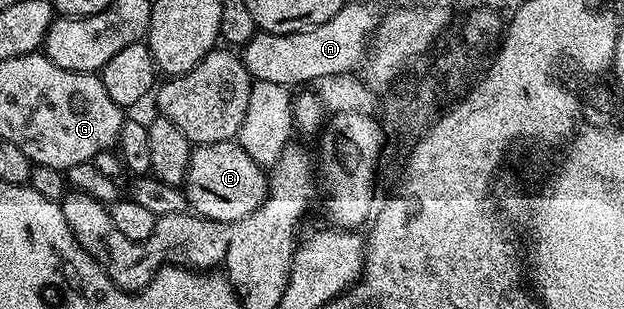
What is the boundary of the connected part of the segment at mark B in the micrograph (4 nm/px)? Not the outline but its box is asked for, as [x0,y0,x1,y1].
[183,139,269,225]

